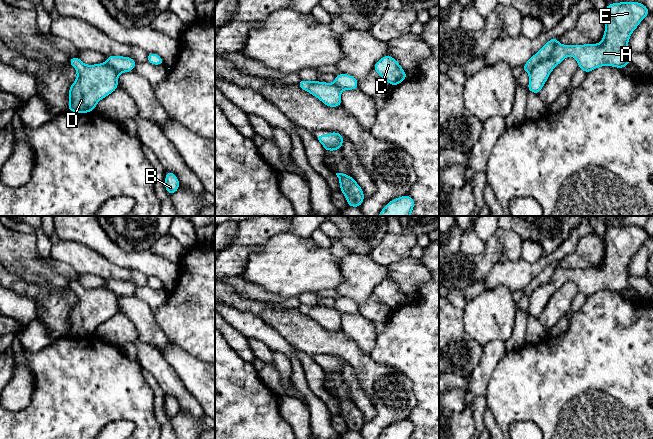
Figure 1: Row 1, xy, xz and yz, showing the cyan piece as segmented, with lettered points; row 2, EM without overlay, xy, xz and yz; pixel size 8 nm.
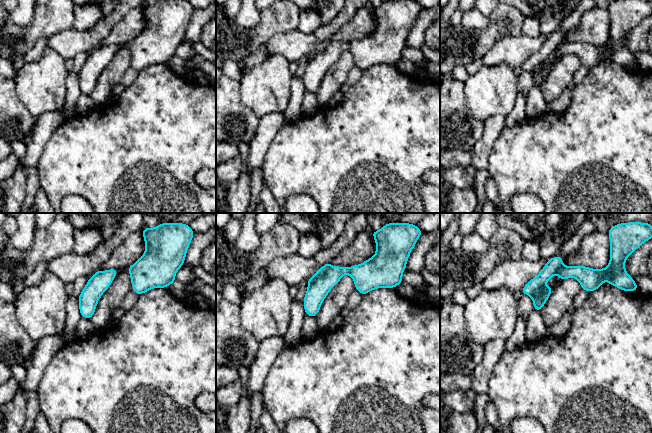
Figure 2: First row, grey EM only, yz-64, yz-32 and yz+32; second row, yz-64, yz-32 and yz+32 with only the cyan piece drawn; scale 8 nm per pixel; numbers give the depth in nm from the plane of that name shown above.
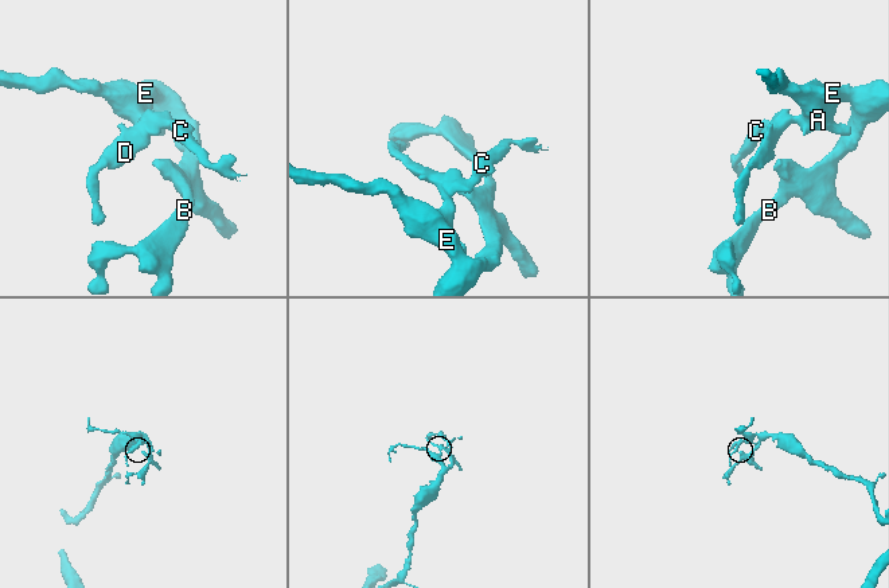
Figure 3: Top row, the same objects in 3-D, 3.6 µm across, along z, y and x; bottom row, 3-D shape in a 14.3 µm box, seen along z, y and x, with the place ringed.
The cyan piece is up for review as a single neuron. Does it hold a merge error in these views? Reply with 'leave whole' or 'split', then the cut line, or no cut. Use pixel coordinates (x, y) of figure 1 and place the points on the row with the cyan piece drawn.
split | yz (558, 43), (551, 54), (539, 62), (529, 73)

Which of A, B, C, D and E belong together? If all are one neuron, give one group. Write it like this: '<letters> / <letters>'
A B D E / C

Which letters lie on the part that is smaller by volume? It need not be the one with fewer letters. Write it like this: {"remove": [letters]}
{"remove": ["C"]}

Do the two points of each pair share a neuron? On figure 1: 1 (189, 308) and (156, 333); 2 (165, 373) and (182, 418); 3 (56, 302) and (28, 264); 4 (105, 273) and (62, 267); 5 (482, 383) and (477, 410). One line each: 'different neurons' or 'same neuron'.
1: different neurons
2: different neurons
3: different neurons
4: different neurons
5: different neurons

